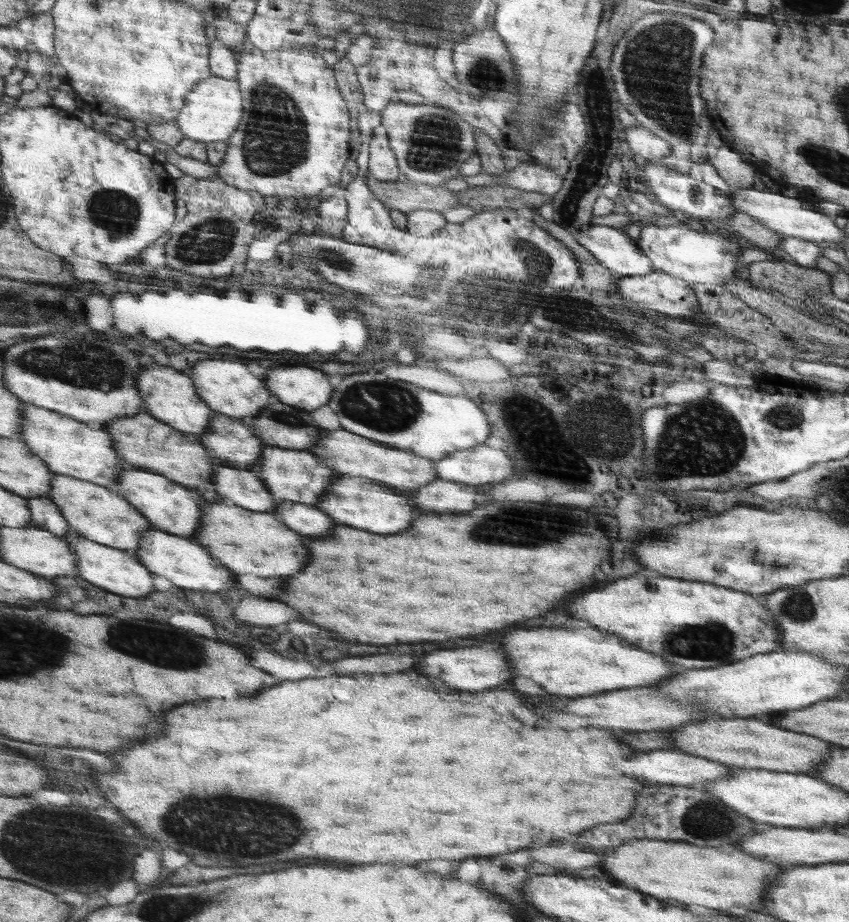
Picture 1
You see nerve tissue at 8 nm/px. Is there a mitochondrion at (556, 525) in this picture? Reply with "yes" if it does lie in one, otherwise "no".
yes

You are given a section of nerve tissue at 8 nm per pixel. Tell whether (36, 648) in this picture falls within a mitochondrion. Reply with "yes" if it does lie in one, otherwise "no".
yes

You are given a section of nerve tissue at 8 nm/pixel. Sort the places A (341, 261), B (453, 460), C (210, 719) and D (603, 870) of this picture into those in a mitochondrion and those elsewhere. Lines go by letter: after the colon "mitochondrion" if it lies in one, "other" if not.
A: mitochondrion
B: other
C: other
D: other

